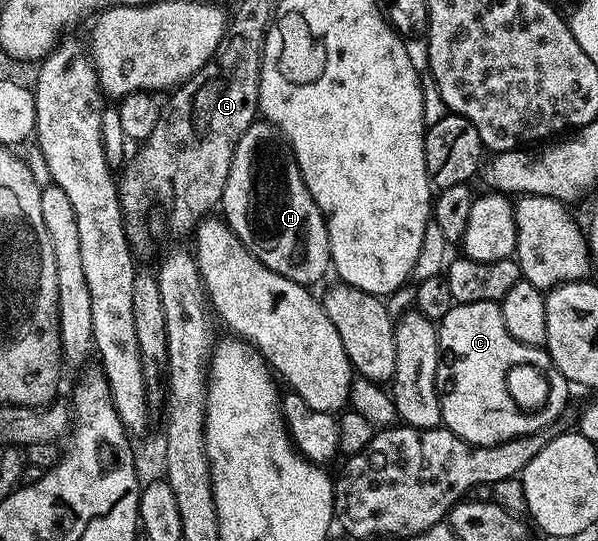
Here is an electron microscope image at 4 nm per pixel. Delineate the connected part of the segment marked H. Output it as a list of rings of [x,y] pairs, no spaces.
[[[266,121],[252,122],[237,144],[229,168],[229,180],[225,184],[221,203],[222,210],[224,214],[222,217],[231,227],[231,231],[242,240],[243,247],[273,272],[277,272],[297,284],[310,287],[311,282],[317,281],[332,265],[327,220],[317,208],[317,204],[301,176],[299,166],[295,163],[295,155],[285,145],[279,131]]]

